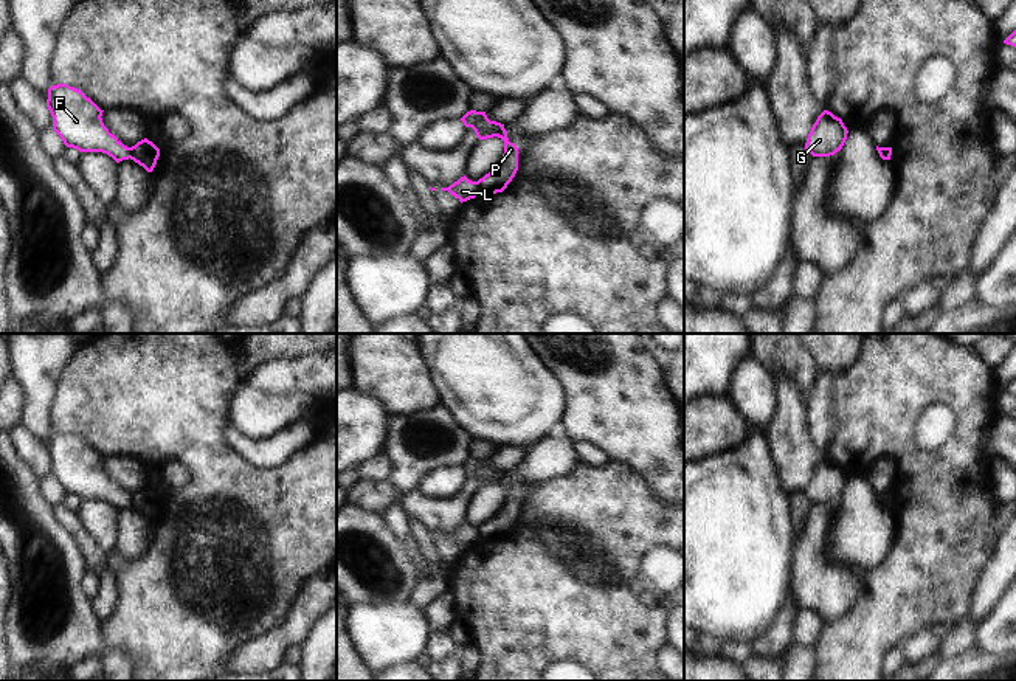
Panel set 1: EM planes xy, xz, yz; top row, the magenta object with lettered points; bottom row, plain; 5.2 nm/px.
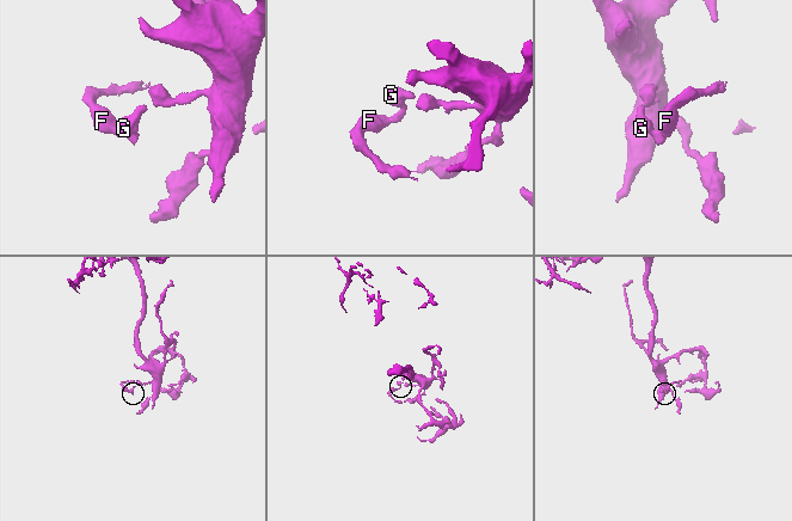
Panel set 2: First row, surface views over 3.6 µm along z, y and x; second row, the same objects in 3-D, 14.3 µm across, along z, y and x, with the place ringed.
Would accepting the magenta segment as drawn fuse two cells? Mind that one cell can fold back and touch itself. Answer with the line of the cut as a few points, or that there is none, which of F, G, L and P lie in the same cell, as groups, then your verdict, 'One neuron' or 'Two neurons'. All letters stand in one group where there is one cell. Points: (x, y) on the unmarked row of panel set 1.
Split along xz (475, 529), (478, 540). Groups: F L / G P. Two neurons

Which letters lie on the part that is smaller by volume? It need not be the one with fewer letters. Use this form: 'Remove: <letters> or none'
Remove: F, L

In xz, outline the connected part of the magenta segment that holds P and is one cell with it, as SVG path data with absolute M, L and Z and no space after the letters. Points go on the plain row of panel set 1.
M470 458L461 468L465 475L472 475L479 487L498 484L504 489L504 501L499 512L476 529L478 541L490 543L503 540L518 518L517 492L509 489L504 472L490 468L486 459Z

